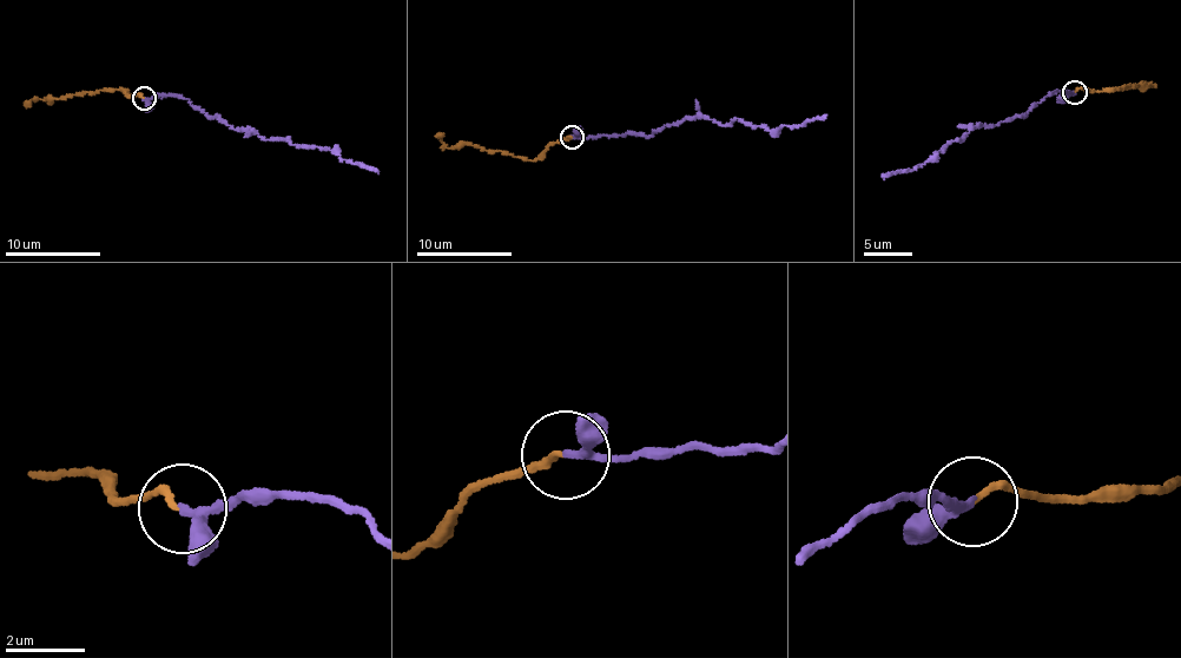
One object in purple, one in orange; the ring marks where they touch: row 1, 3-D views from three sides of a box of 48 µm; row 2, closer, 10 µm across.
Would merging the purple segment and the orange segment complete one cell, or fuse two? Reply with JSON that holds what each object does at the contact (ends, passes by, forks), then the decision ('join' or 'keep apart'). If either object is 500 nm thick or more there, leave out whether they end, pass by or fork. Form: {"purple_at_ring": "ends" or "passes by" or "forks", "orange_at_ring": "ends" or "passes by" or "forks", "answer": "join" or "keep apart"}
{"purple_at_ring": "passes by", "orange_at_ring": "ends", "answer": "join"}

